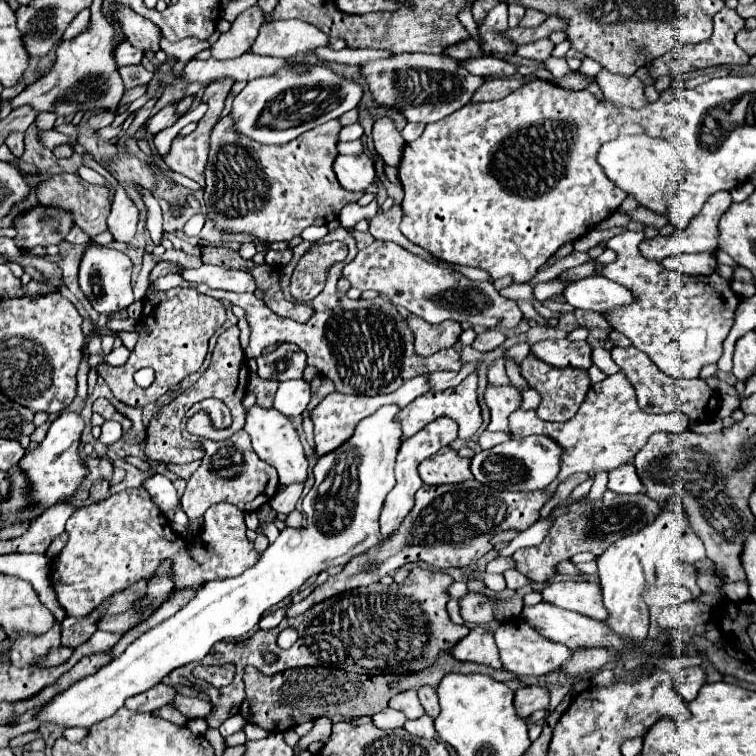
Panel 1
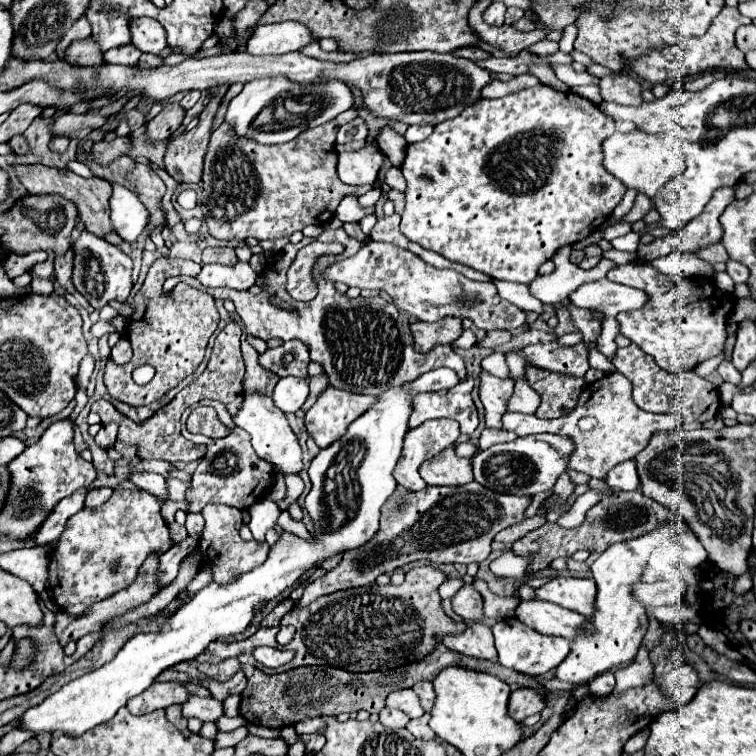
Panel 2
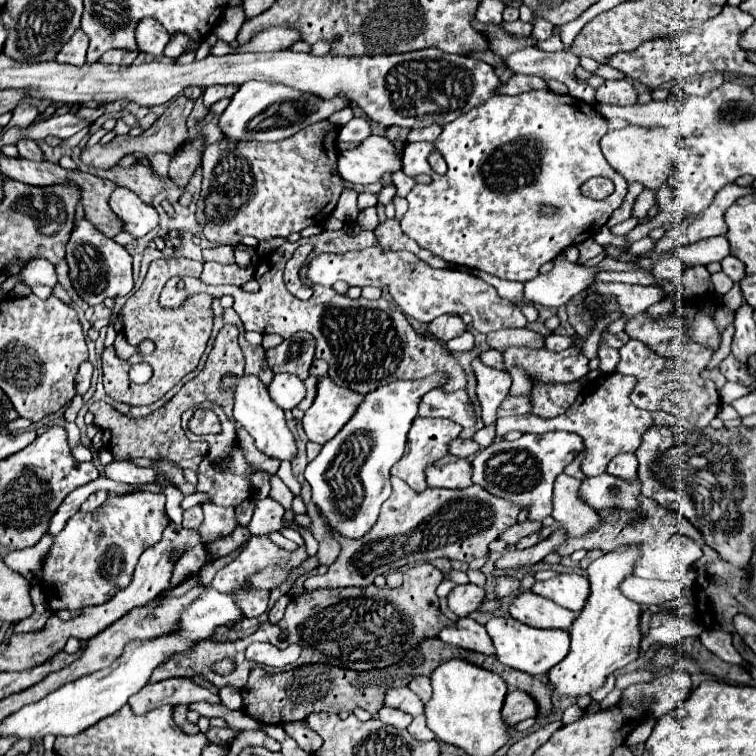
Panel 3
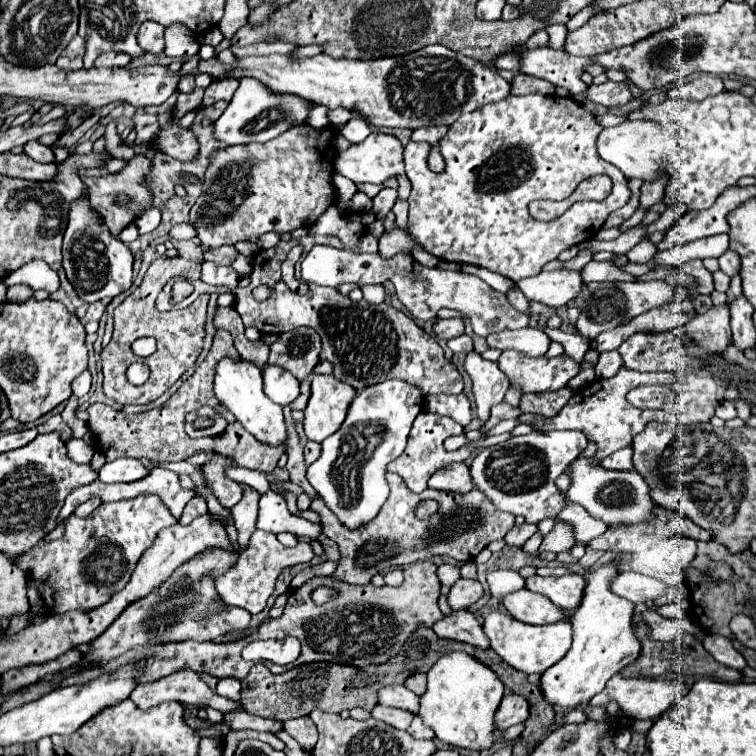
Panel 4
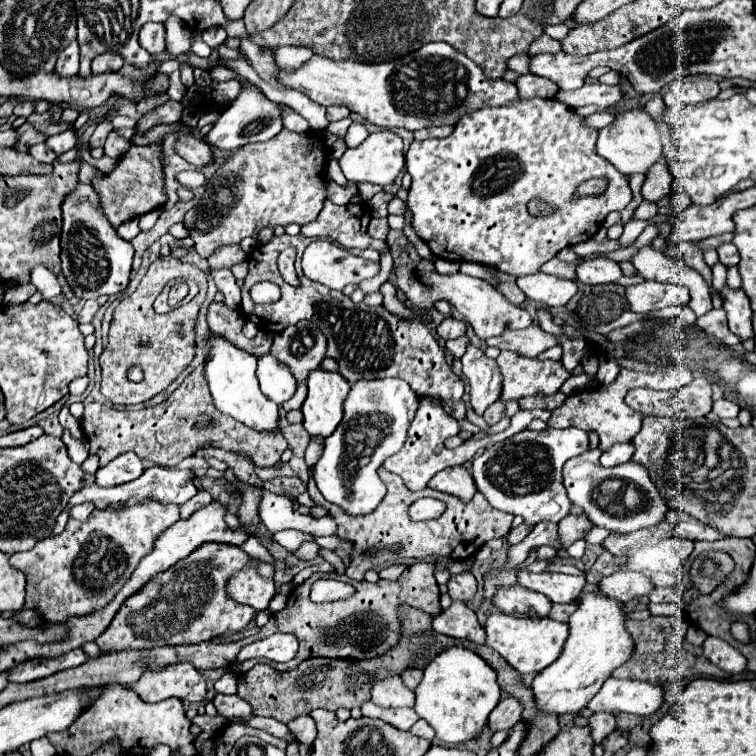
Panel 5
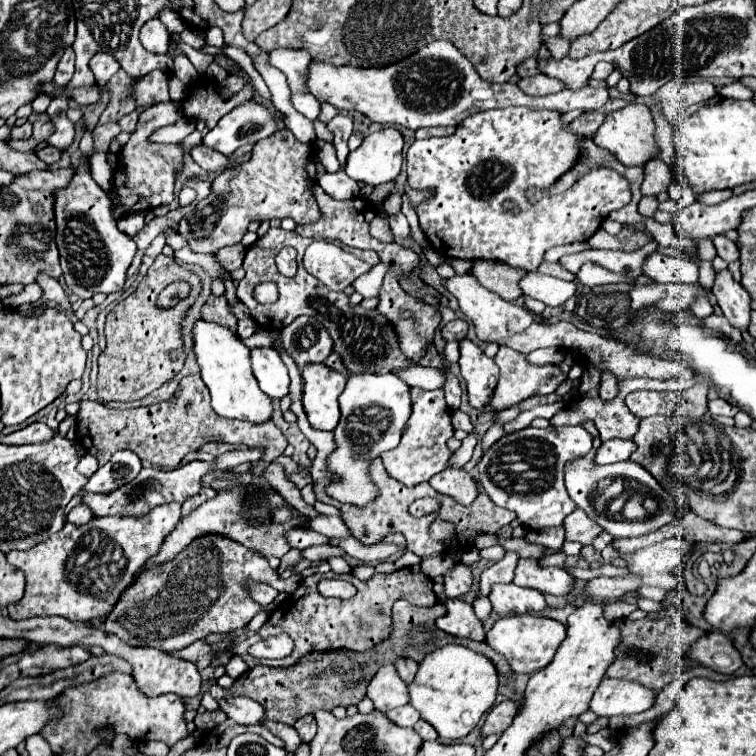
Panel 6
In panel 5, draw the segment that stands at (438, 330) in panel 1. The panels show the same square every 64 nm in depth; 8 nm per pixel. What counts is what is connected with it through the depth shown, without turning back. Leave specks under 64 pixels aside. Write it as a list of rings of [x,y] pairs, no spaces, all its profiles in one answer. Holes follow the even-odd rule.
[[[444,318],[436,332],[438,332],[438,336],[444,338],[444,340],[460,338],[460,336],[466,334],[466,324],[464,324],[462,320],[456,320],[456,318]]]

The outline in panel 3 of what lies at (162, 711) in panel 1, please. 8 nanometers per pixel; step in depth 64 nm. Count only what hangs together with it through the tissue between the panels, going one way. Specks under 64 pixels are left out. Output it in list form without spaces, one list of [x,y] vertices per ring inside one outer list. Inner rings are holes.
[[[176,705],[174,706],[174,721],[180,728],[182,728],[183,732],[187,734],[196,734],[199,732],[199,728],[197,725],[193,725],[187,720],[187,705]]]

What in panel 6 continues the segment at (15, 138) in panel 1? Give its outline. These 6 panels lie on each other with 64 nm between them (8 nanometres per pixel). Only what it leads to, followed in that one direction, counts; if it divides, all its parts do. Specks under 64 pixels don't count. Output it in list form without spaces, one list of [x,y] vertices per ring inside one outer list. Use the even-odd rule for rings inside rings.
[[[48,146],[48,148],[38,148],[38,150],[36,150],[36,156],[38,156],[40,160],[44,160],[46,164],[54,164],[54,162],[60,162],[62,152],[60,152],[58,148]]]

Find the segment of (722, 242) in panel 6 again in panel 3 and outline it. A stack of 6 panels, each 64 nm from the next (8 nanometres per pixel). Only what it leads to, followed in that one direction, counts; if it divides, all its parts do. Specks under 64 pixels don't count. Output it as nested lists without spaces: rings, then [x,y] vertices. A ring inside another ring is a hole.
[[[726,256],[722,262],[722,272],[728,274],[732,280],[742,280],[744,278],[744,264],[736,256]]]

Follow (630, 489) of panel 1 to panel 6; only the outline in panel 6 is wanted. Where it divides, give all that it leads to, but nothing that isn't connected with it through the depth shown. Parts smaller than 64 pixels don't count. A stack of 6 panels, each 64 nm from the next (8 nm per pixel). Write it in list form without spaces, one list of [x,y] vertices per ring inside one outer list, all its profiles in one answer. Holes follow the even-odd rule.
[[[612,438],[602,442],[602,446],[596,450],[594,462],[596,464],[614,464],[628,460],[630,454],[636,450],[636,444],[632,440],[622,440],[622,438]]]

